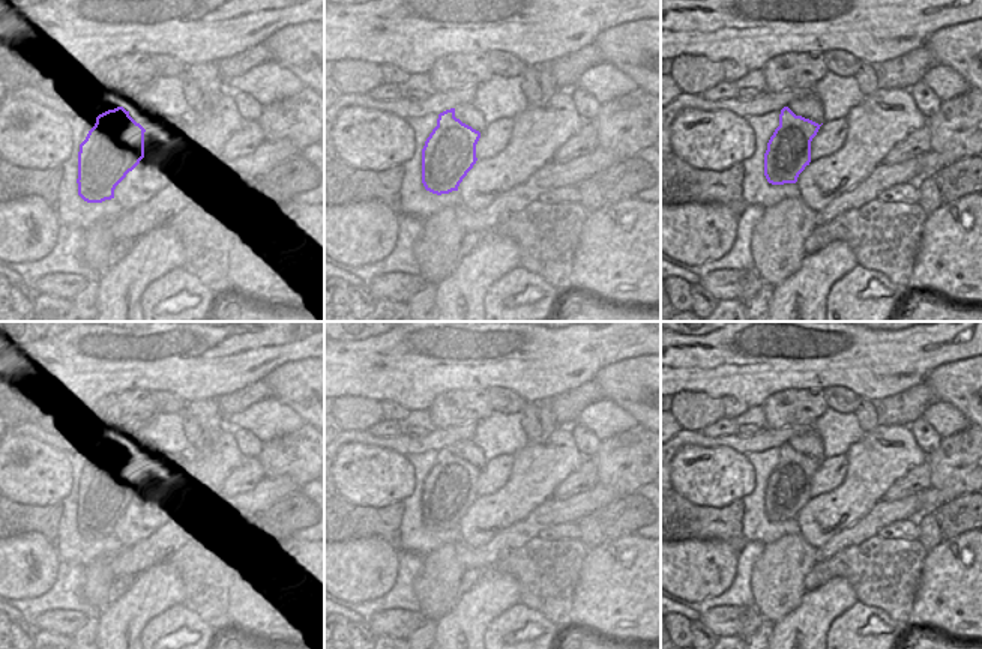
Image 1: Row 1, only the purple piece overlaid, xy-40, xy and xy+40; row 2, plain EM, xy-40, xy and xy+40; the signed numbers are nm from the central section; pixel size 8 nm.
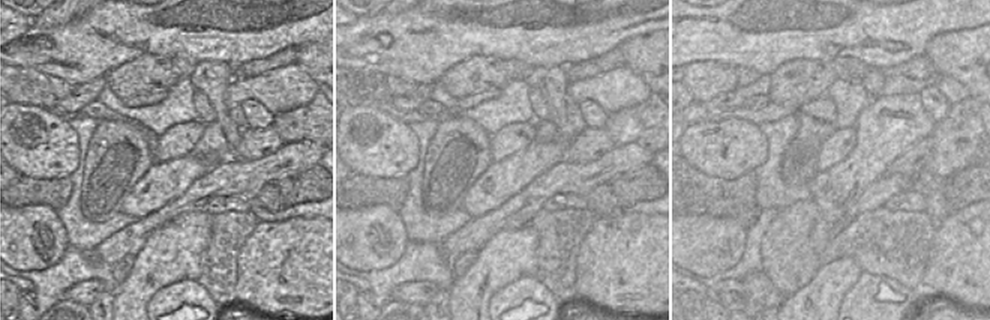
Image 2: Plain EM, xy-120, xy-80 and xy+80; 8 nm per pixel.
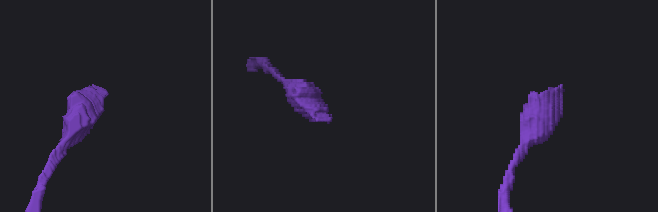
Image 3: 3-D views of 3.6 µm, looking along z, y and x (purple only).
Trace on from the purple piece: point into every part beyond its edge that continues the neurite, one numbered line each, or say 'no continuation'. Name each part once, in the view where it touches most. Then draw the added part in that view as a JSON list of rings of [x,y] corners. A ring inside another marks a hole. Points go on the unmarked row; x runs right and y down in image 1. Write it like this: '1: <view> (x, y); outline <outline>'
1: xy+40 (810, 443); outline [[[814,428],[790,439],[787,442],[796,452],[809,455],[818,461],[824,458],[823,455],[823,440]]]

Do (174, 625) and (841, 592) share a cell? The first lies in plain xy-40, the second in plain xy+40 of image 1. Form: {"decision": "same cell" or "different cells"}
{"decision": "different cells"}

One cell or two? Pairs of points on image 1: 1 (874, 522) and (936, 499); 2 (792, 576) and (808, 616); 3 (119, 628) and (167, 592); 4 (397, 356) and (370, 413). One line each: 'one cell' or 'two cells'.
1: one cell
2: two cells
3: one cell
4: two cells

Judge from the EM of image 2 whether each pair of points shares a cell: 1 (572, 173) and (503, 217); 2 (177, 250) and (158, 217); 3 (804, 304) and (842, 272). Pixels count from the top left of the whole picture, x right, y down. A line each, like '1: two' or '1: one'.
1: one
2: two
3: one

